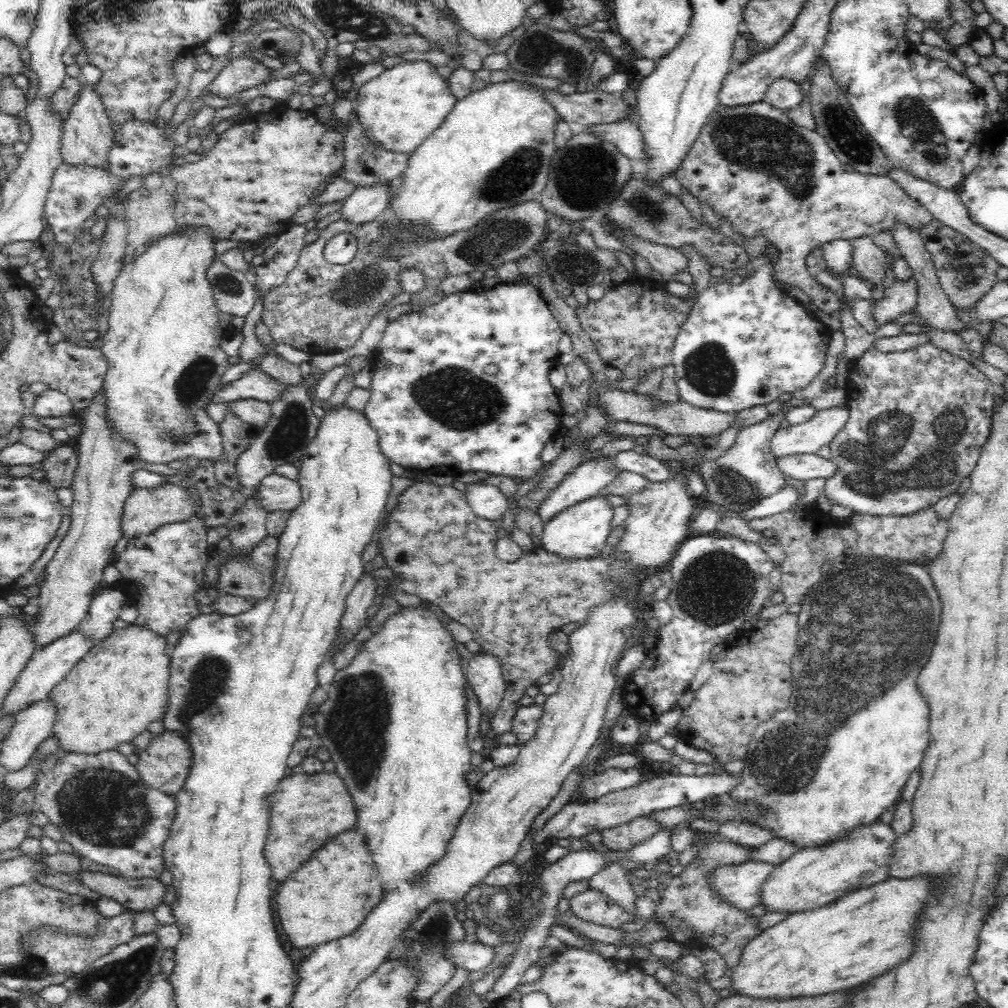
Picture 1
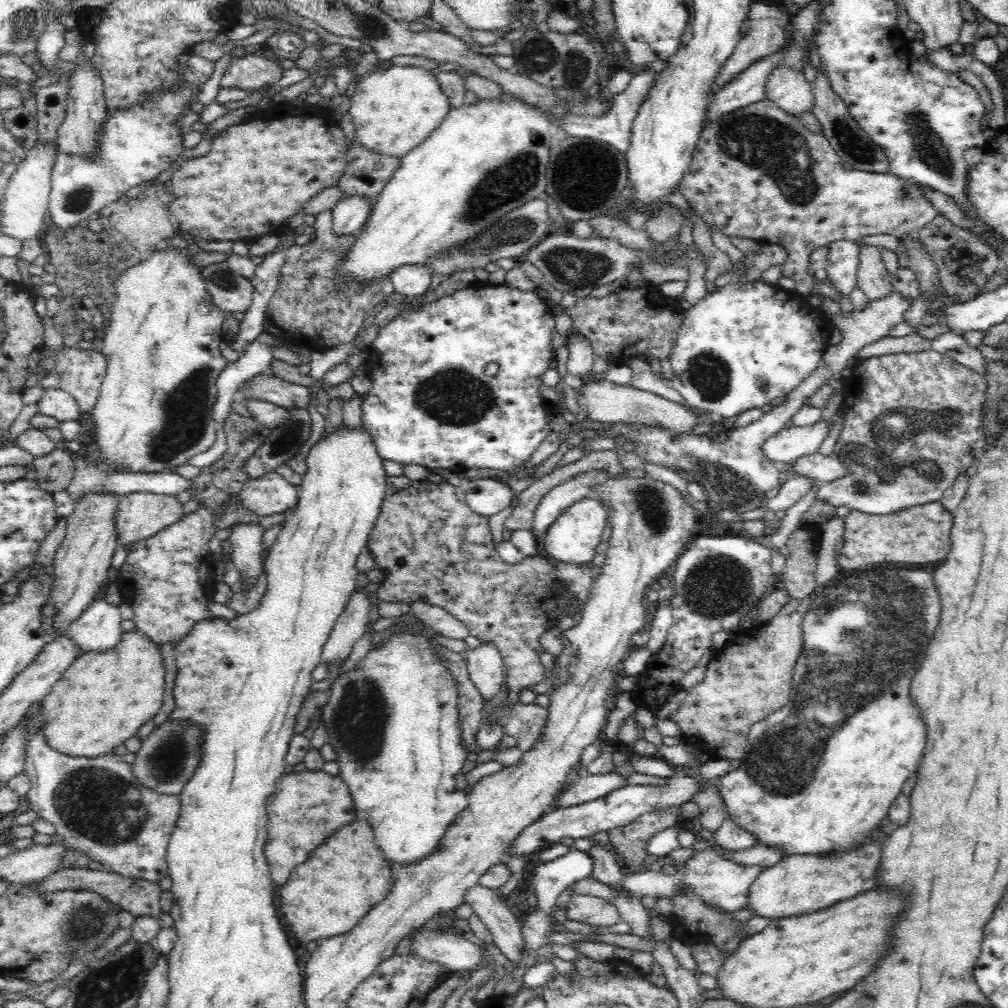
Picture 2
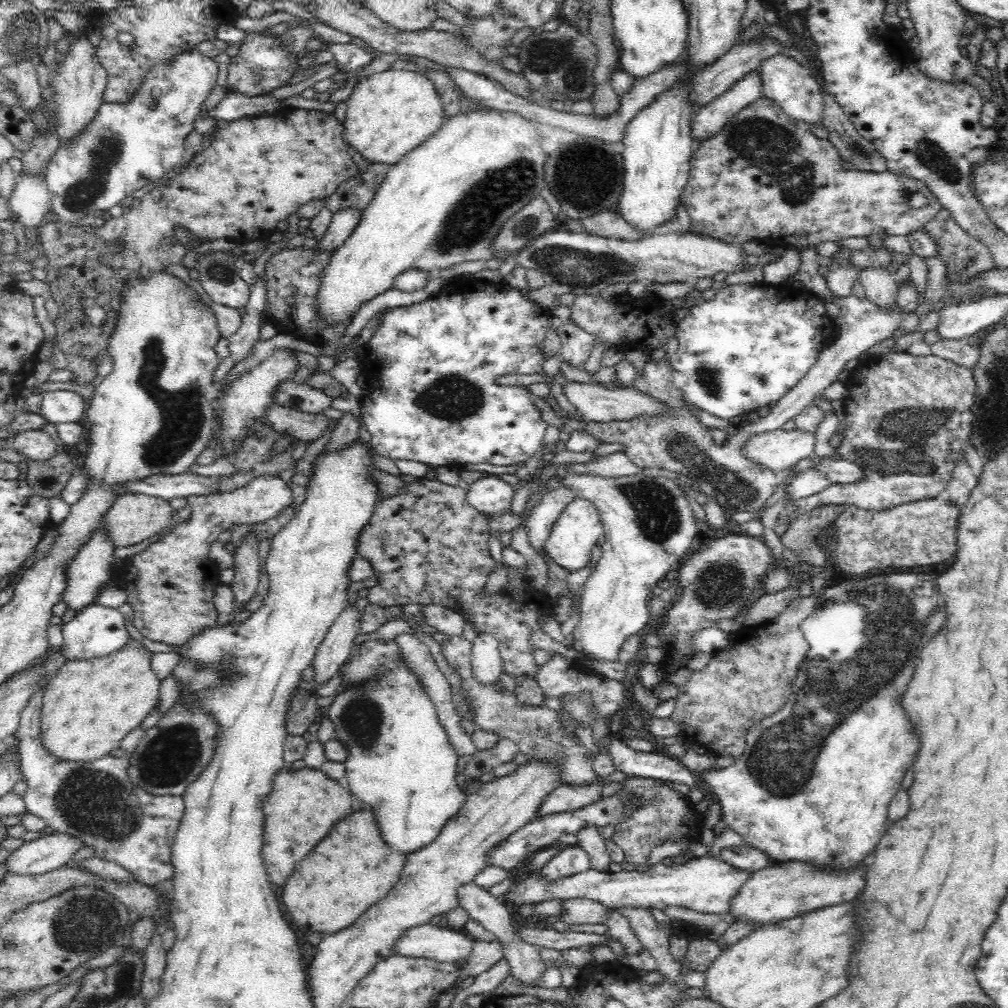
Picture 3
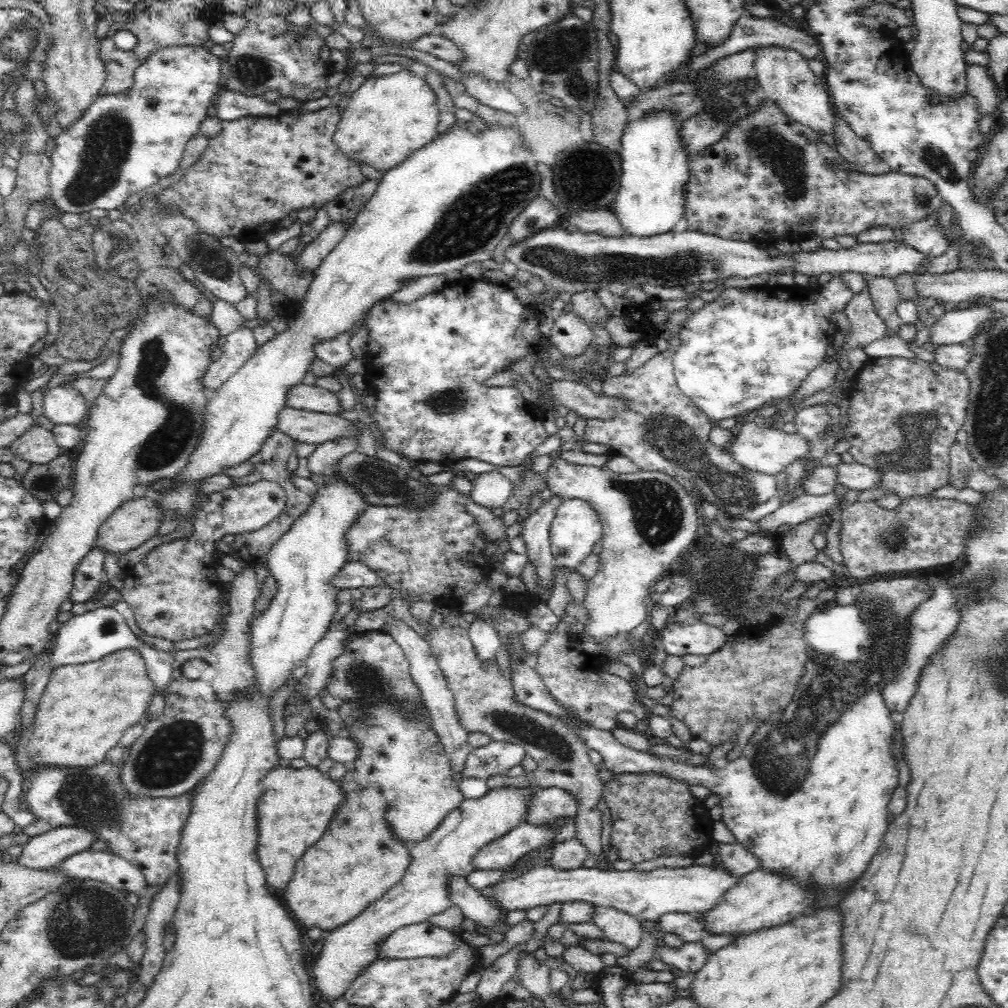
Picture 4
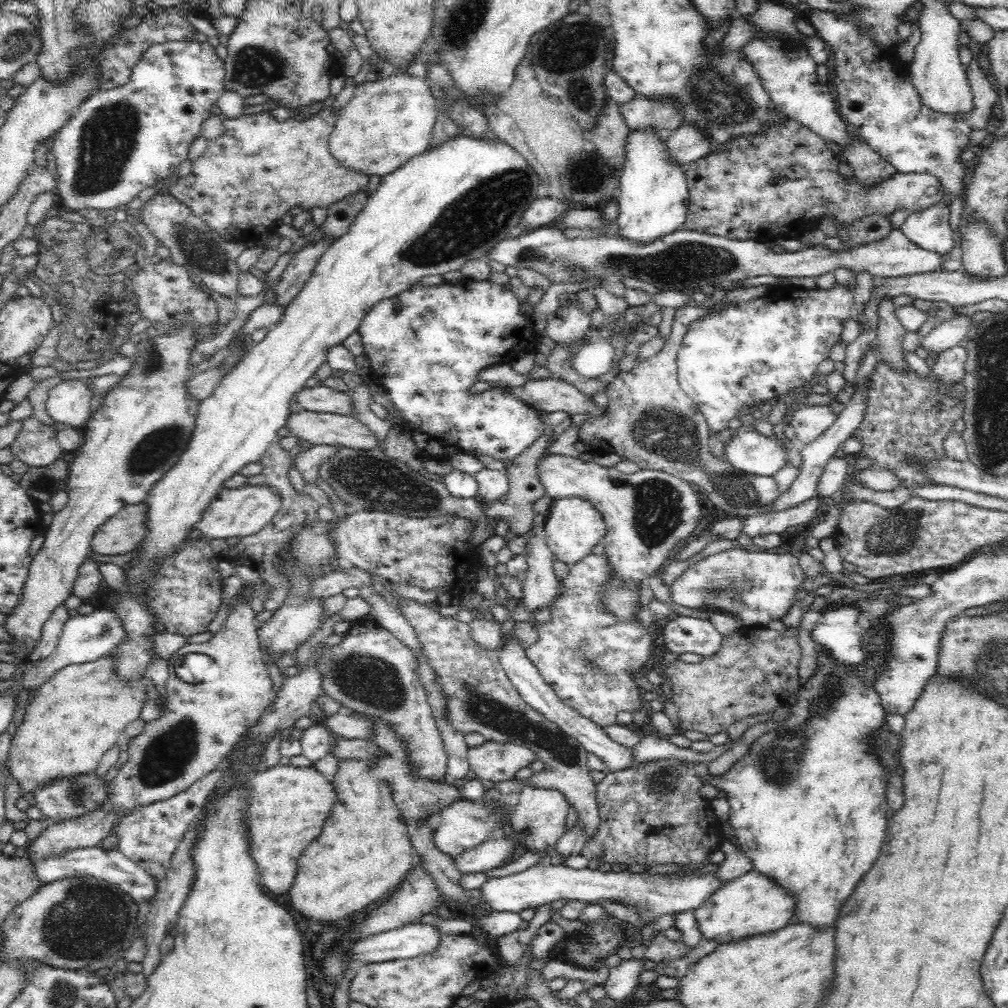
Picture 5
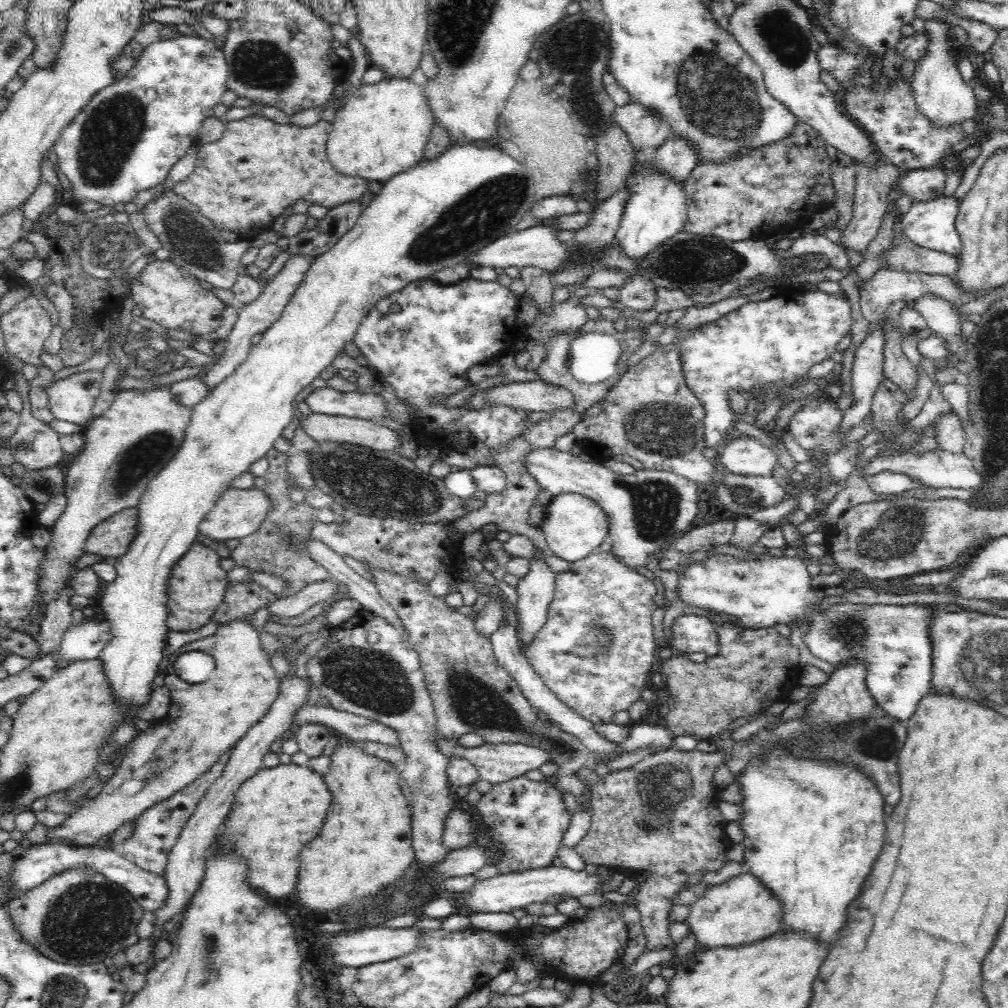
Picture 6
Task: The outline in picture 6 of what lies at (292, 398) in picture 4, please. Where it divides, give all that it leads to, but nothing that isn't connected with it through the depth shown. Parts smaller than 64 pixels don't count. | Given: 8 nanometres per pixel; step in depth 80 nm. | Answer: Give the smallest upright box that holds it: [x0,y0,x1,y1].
[304,386,389,421]

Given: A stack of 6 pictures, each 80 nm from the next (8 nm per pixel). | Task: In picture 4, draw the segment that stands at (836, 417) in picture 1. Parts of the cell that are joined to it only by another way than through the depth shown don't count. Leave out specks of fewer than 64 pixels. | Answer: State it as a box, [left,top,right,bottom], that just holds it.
[726,421,810,476]

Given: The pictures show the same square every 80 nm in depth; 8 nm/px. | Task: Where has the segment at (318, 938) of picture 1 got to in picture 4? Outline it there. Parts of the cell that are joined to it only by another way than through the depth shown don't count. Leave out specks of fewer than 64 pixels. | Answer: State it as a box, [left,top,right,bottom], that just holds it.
[283,769,410,931]

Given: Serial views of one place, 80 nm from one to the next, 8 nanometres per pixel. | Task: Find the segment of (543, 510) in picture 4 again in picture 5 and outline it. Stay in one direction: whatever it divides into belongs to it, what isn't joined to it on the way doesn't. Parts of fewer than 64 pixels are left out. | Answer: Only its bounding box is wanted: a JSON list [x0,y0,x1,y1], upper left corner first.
[520,508,559,613]

